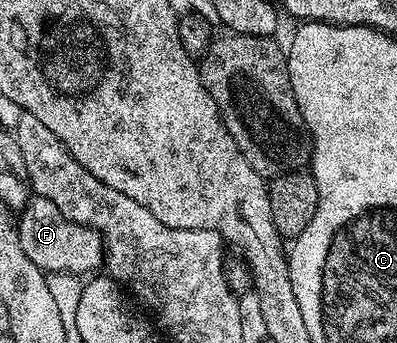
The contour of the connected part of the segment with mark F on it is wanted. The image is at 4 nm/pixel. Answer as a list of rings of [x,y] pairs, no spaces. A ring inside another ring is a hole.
[[[39,196],[29,197],[18,214],[18,229],[22,252],[38,264],[38,268],[49,275],[84,274],[91,275],[104,266],[104,240],[97,230],[71,222],[50,200]]]

